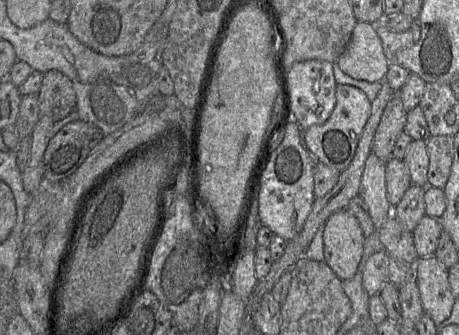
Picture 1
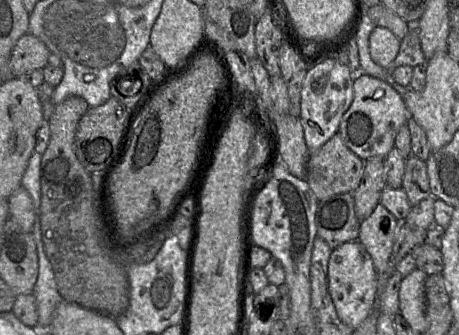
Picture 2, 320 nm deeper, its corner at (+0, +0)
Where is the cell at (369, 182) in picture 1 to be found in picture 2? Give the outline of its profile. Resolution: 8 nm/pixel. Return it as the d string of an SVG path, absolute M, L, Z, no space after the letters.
M380 203L359 218L357 239L368 252L375 269L384 265L397 229L398 220Z

